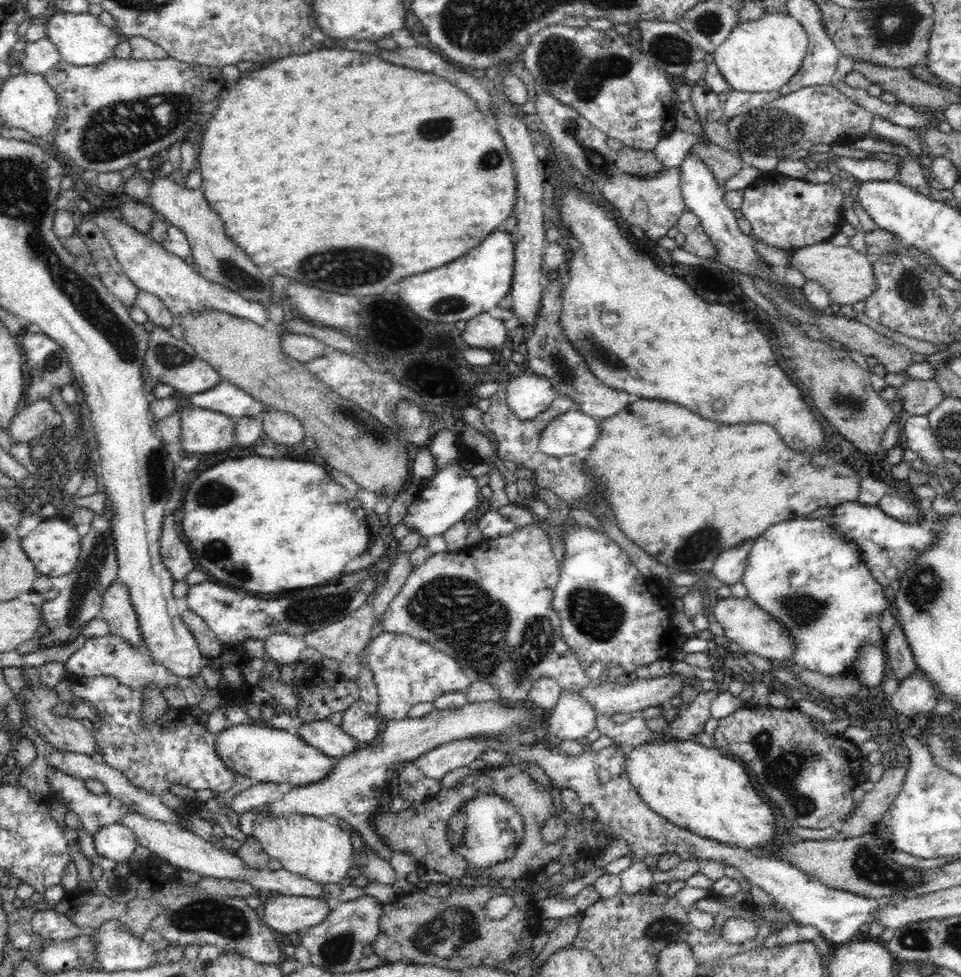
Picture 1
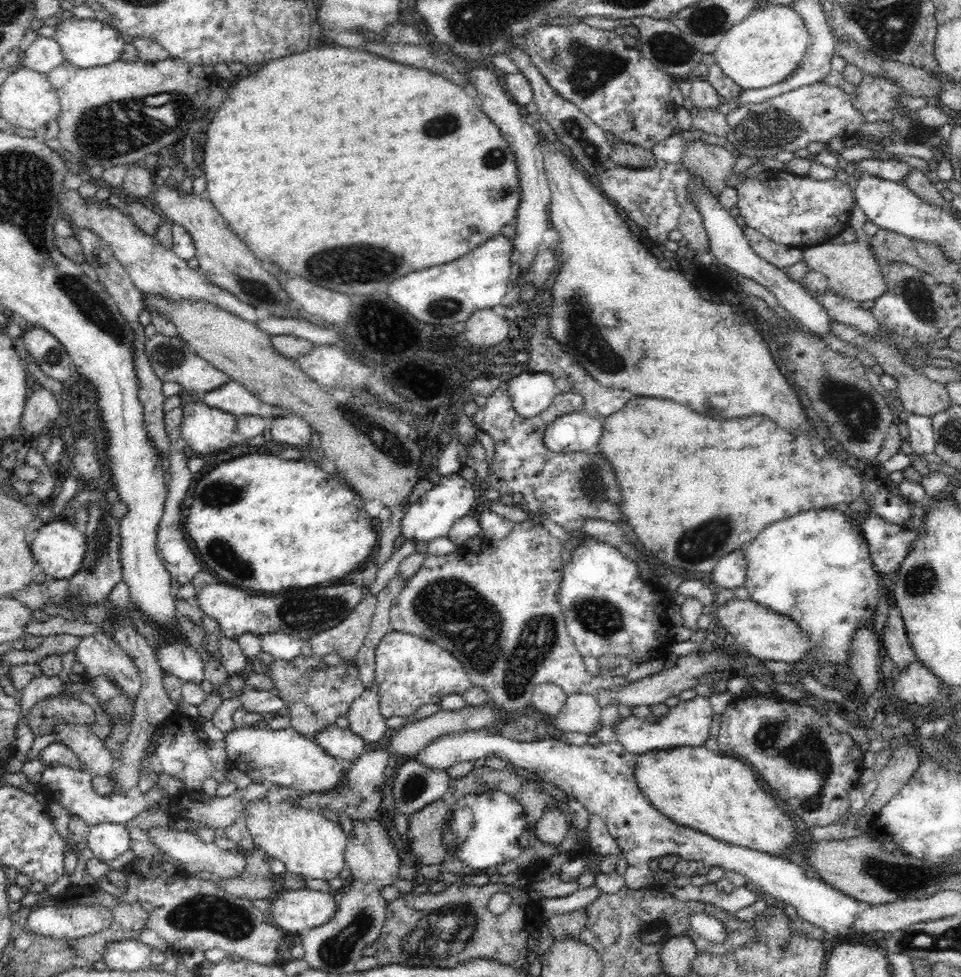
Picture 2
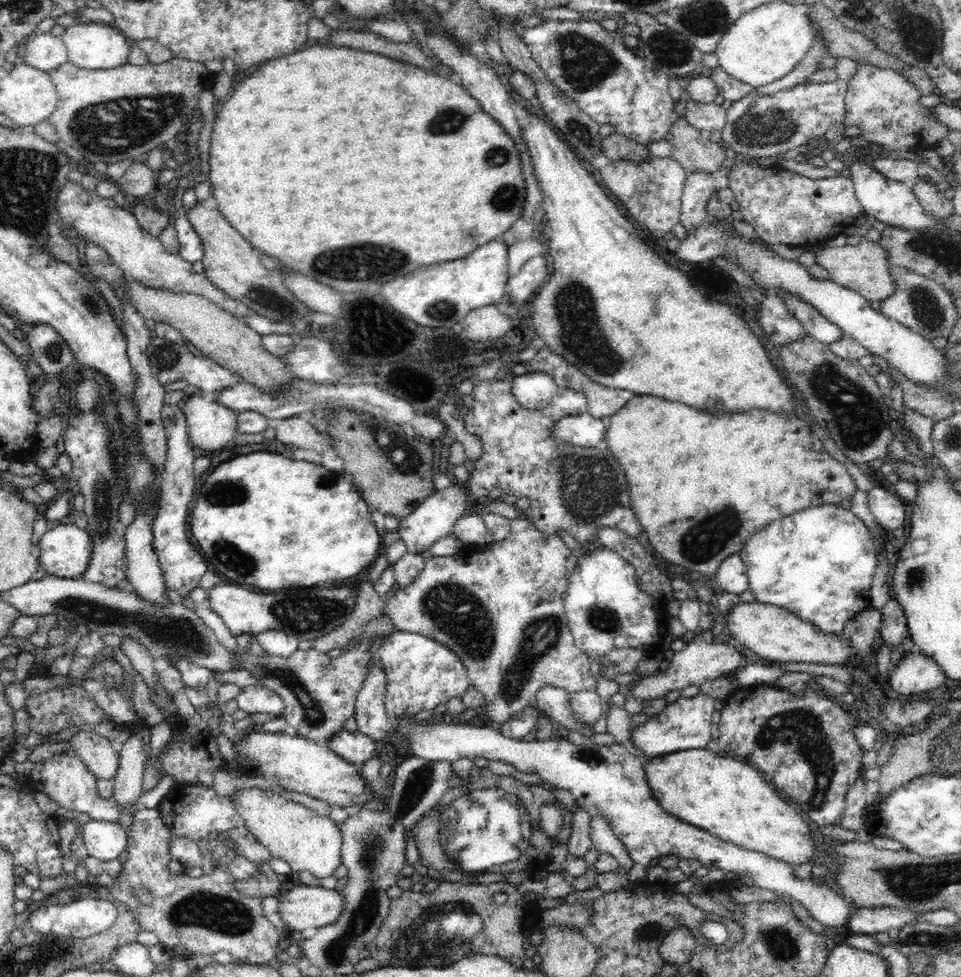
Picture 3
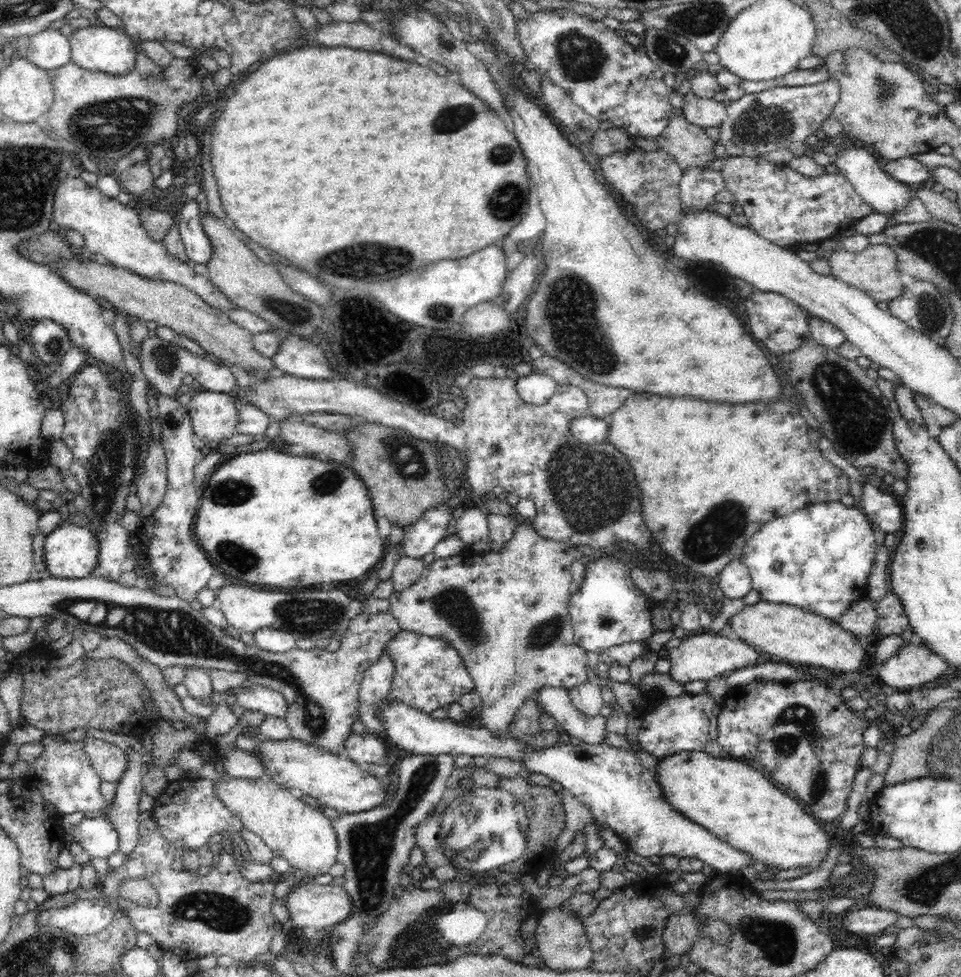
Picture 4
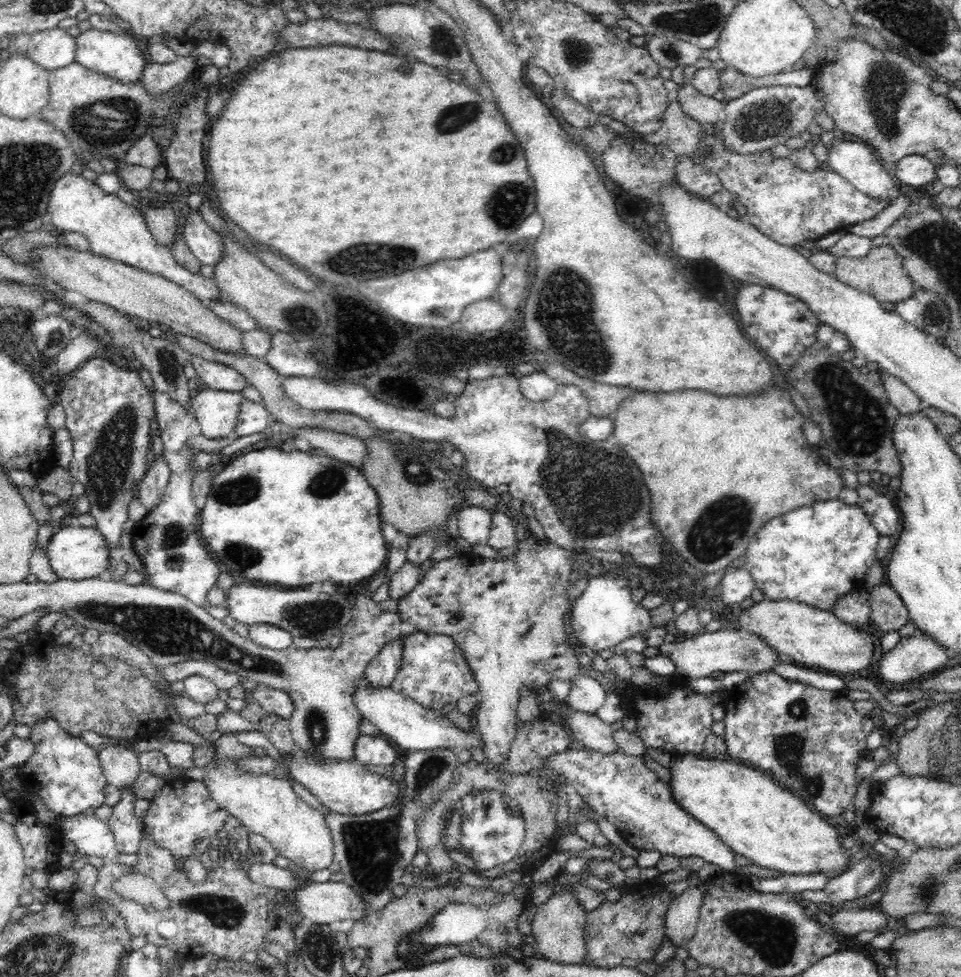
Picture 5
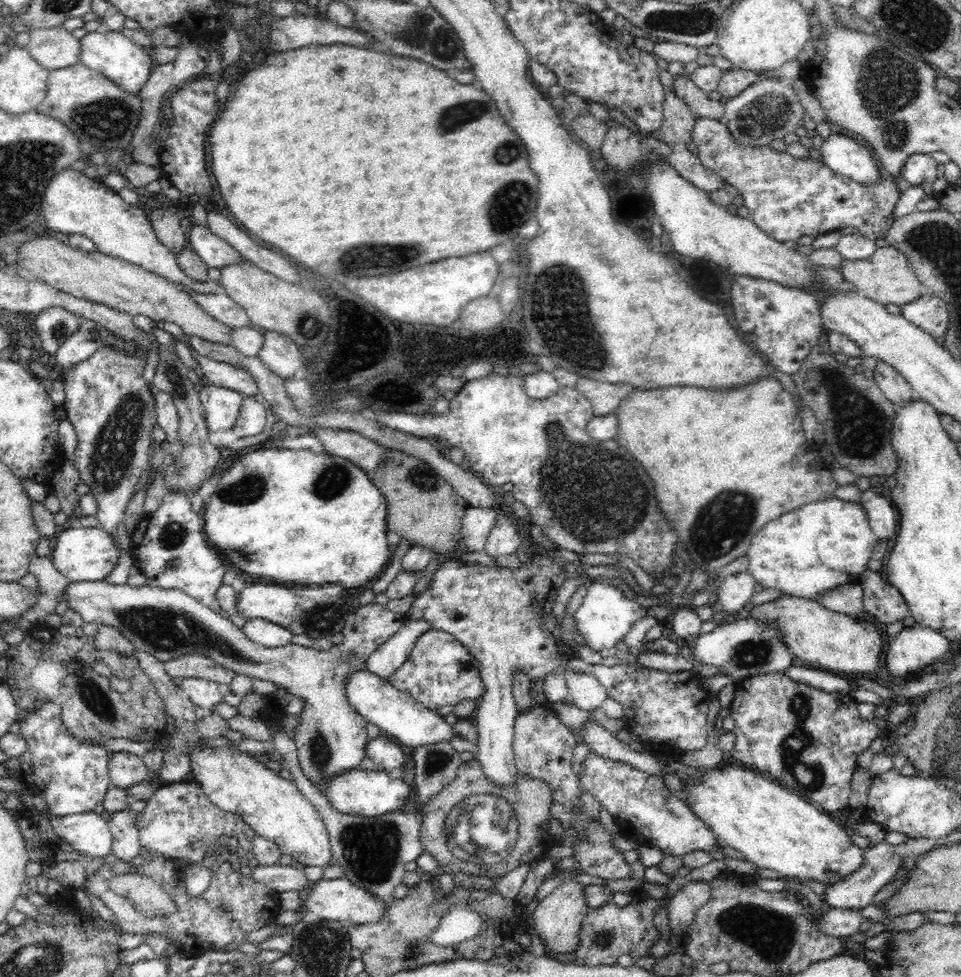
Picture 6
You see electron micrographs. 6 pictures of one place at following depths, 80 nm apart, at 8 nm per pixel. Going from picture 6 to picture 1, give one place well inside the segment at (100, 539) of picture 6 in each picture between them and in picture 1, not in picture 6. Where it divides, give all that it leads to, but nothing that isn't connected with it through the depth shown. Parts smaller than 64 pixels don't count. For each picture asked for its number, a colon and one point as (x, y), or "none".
1: (54, 545)
2: (58, 547)
3: (65, 551)
4: (71, 552)
5: (75, 553)

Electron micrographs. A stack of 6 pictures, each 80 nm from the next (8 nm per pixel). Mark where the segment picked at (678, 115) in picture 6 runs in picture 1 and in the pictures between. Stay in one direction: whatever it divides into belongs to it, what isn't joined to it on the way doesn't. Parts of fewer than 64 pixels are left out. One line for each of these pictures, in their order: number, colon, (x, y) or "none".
1: (723, 164)
2: (712, 162)
3: (691, 148)
4: (690, 146)
5: (680, 133)

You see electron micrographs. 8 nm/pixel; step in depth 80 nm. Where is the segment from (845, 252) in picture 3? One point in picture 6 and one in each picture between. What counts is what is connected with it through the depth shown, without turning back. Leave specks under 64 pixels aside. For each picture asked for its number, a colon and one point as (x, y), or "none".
4: (874, 270)
5: (880, 273)
6: (887, 277)

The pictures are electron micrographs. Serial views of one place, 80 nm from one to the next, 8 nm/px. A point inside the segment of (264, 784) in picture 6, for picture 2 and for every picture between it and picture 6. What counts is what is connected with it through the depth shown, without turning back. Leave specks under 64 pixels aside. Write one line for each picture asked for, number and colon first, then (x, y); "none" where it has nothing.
2: (309, 845)
3: (291, 831)
4: (294, 830)
5: (265, 805)

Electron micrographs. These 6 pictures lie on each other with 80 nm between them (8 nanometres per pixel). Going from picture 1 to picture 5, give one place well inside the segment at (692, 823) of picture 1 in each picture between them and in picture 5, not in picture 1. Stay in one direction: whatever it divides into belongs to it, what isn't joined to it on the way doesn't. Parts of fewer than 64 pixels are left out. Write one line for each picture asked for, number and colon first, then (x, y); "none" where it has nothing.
2: (717, 795)
3: (727, 798)
4: (733, 801)
5: (774, 829)

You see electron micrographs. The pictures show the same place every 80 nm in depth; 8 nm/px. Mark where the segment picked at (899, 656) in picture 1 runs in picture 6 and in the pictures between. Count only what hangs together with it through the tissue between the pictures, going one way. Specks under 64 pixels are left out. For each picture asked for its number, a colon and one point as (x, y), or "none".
2: (896, 643)
3: (894, 628)
4: (892, 619)
5: (889, 613)
6: (883, 601)

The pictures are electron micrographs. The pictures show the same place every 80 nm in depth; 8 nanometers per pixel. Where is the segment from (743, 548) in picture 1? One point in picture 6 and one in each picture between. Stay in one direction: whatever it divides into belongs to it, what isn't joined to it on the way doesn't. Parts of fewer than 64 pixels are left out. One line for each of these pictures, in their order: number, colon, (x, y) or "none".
2: (730, 571)
3: (731, 575)
4: (734, 579)
5: (737, 583)
6: (735, 590)

